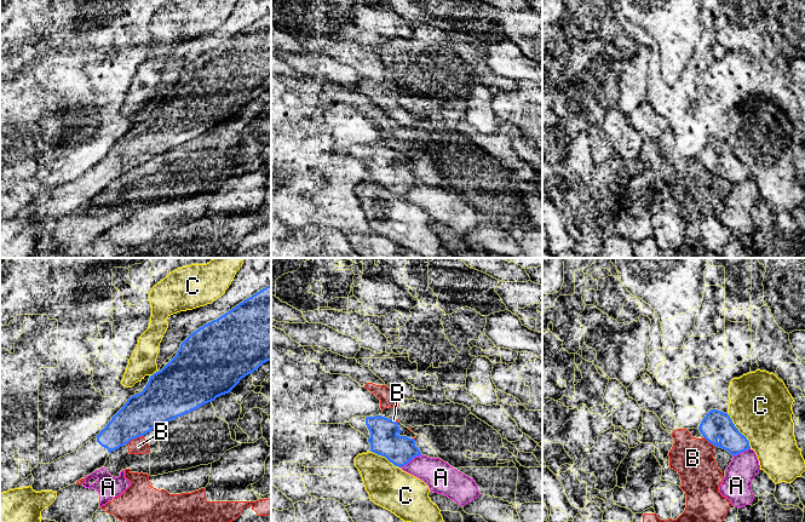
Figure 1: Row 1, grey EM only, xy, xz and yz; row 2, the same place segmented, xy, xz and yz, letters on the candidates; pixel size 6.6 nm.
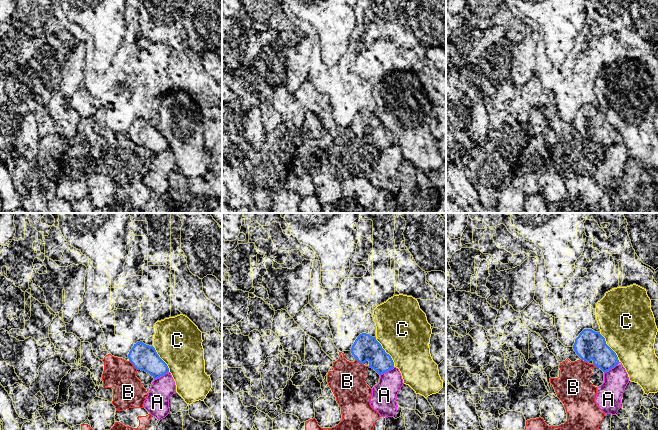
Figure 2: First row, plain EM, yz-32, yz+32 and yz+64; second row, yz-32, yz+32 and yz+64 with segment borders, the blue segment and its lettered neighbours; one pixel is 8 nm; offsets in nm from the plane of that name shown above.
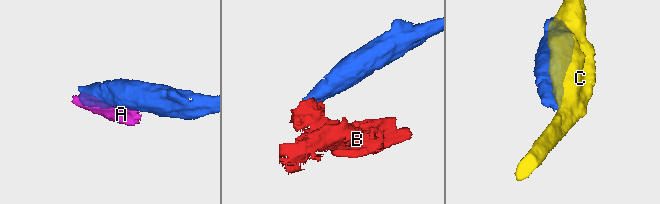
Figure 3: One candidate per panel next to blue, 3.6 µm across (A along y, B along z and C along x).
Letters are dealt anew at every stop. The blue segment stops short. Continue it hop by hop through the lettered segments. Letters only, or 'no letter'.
no letter

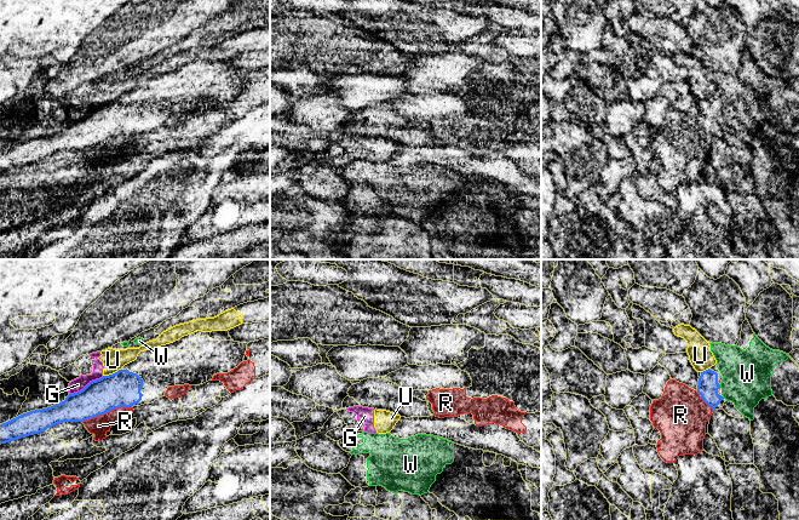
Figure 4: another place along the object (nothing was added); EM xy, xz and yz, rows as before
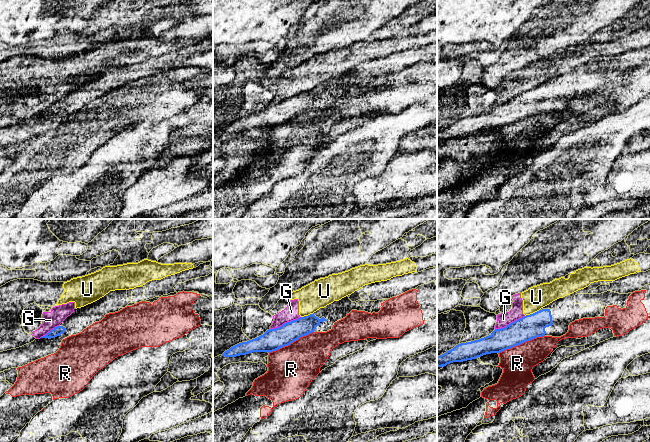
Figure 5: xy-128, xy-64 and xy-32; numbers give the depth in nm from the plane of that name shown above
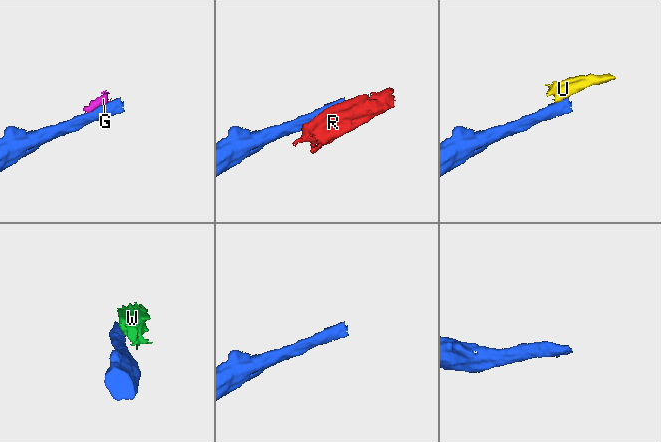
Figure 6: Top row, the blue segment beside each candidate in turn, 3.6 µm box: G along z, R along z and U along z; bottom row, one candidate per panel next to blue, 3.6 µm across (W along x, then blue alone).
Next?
no letter

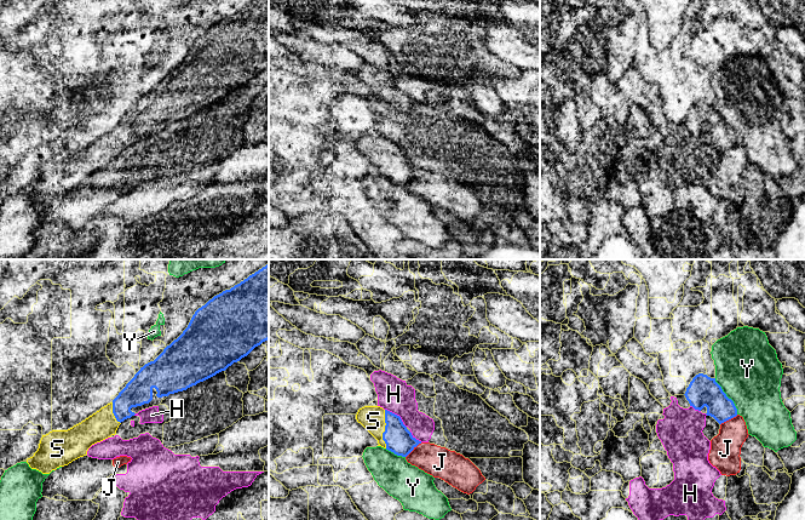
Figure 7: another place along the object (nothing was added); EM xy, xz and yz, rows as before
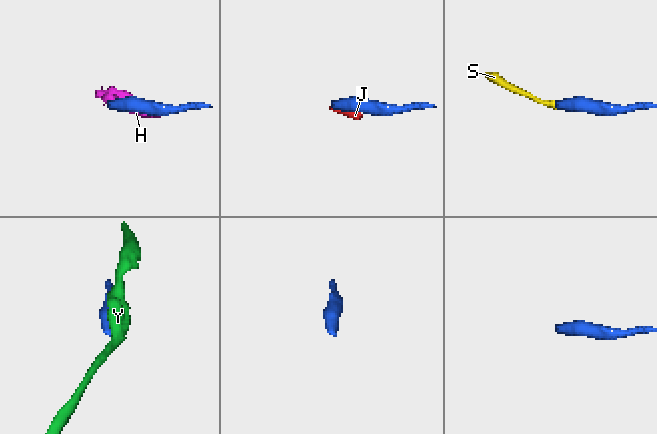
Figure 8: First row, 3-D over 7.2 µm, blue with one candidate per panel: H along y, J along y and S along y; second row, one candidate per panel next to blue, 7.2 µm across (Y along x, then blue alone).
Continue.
S

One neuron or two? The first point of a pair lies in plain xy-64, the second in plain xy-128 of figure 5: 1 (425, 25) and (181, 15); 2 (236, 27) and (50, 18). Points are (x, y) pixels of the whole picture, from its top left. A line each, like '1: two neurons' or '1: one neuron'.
1: two neurons
2: one neuron

